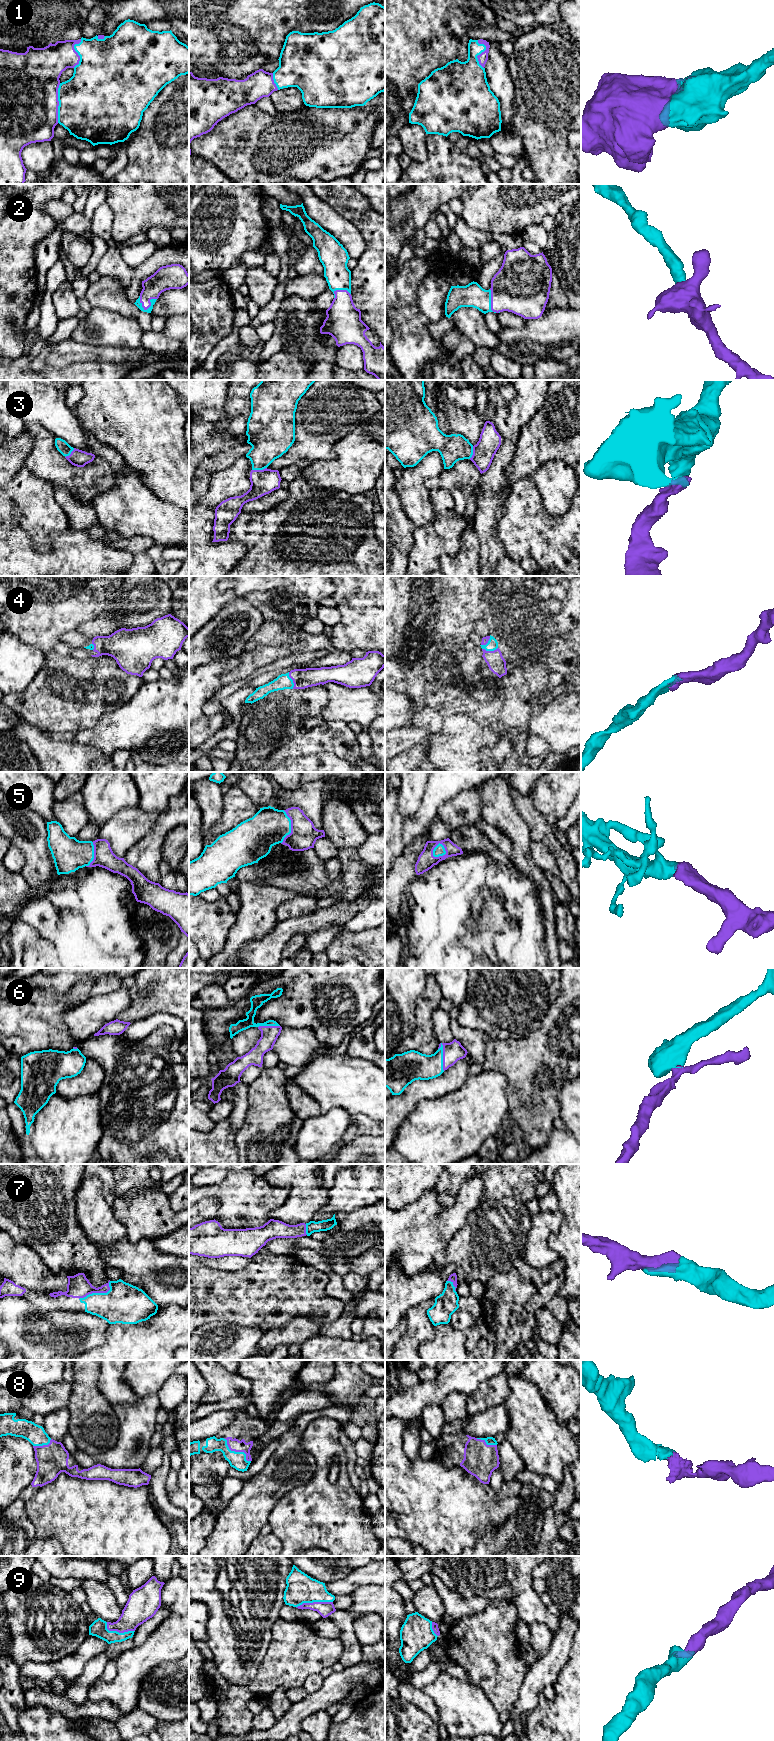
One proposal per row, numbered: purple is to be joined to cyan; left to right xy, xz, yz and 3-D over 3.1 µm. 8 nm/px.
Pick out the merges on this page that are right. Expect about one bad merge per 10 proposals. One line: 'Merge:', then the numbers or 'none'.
Merge: 1, 2, 3, 4, 5, 6, 7, 8, 9

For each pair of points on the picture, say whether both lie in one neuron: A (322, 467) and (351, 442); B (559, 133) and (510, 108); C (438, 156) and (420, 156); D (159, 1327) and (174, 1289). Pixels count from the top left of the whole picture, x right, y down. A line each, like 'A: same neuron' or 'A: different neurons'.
A: same neuron
B: different neurons
C: different neurons
D: different neurons

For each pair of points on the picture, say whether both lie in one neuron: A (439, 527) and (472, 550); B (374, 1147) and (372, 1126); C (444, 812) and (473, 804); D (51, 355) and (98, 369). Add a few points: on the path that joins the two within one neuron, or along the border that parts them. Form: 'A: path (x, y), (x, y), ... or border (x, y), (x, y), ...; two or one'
A: border (469, 526), (460, 550), (441, 555); two
B: border (374, 1135), (362, 1135), (350, 1142); two
C: path (451, 812), (466, 806); one
D: border (99, 361), (79, 361), (66, 366), (53, 367); two

